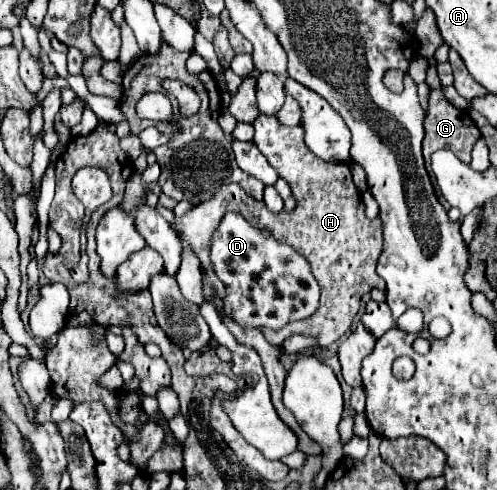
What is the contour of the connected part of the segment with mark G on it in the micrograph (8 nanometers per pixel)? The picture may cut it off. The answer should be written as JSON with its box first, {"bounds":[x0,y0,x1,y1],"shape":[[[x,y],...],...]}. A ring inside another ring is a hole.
{"bounds":[423,67,479,163],"shape":[[[429,67],[427,71],[427,79],[425,83],[431,87],[431,97],[429,97],[429,109],[427,109],[427,115],[425,115],[425,139],[423,139],[423,157],[425,161],[429,163],[429,155],[437,149],[449,149],[453,151],[461,161],[465,163],[471,163],[471,149],[479,137],[479,129],[475,127],[475,123],[471,121],[469,113],[467,111],[461,111],[457,107],[453,107],[443,91],[441,91],[441,81],[437,77],[437,71],[435,67]]]}

